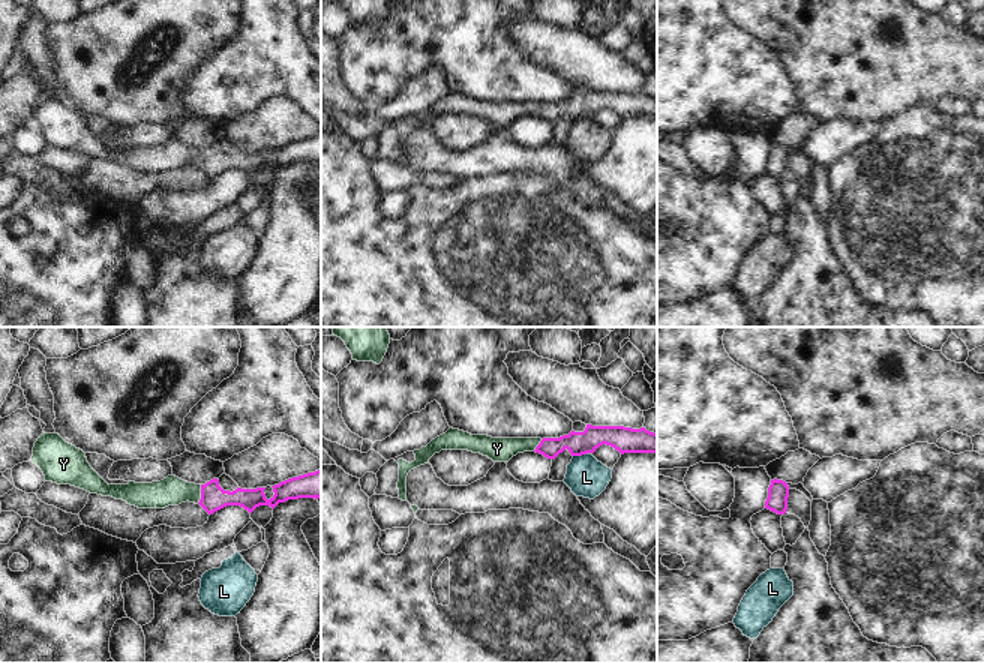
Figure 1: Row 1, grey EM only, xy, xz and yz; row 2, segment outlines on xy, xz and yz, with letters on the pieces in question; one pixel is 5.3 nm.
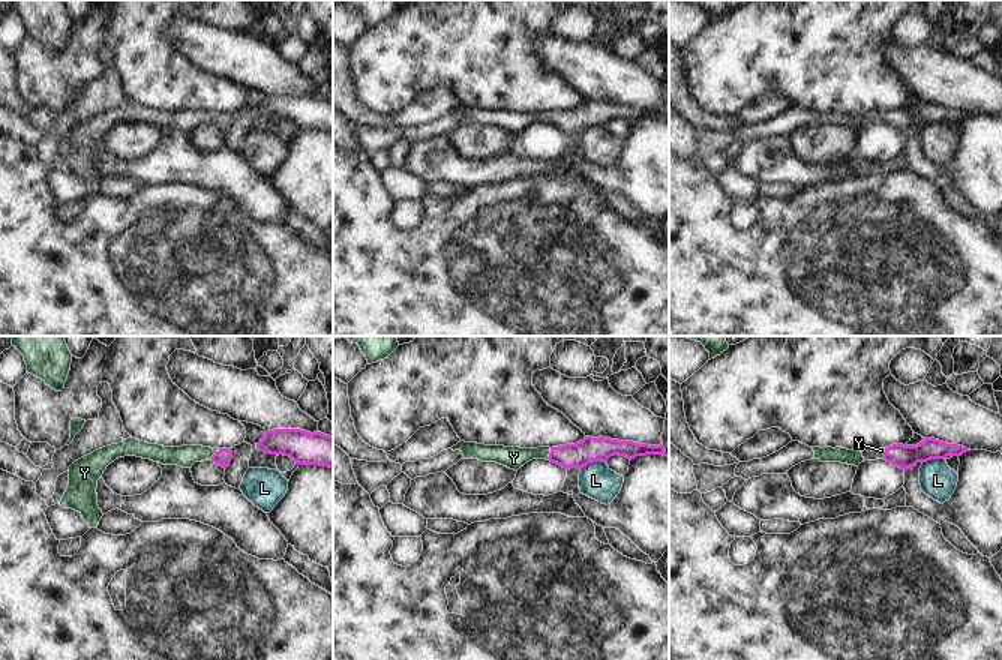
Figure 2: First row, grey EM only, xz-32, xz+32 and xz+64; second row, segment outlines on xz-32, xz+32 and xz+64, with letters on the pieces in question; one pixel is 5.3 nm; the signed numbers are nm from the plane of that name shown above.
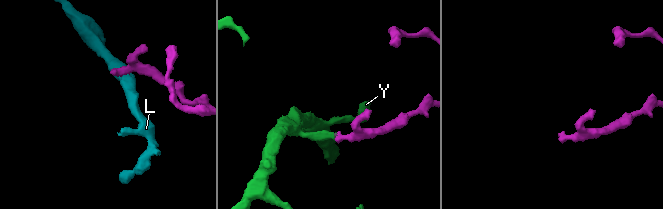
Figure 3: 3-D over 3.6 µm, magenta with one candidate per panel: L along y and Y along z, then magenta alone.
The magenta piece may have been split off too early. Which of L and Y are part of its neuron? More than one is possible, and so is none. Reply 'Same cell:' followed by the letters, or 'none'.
Same cell: Y.

